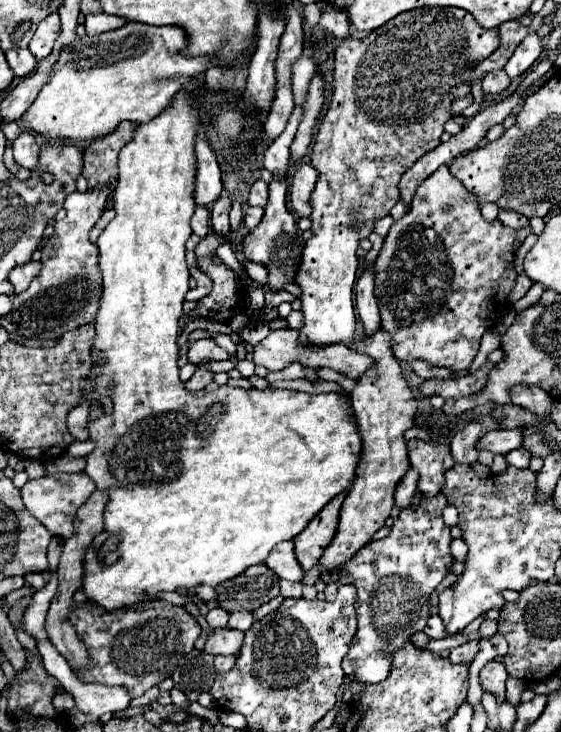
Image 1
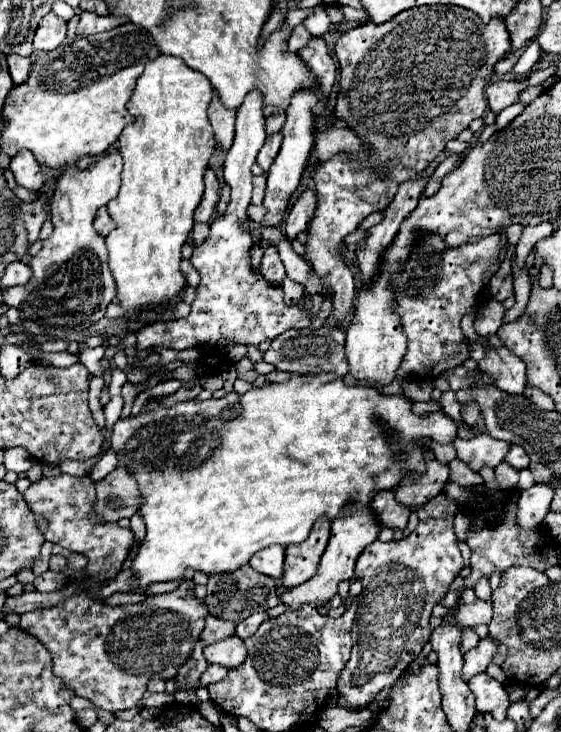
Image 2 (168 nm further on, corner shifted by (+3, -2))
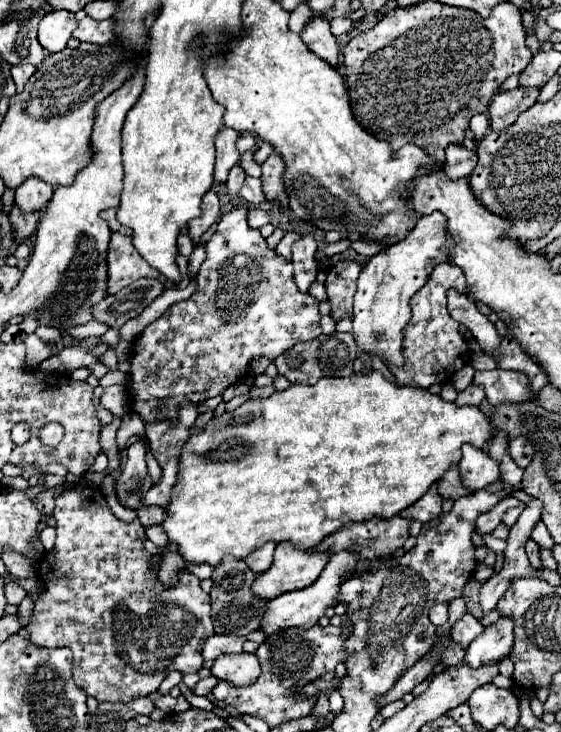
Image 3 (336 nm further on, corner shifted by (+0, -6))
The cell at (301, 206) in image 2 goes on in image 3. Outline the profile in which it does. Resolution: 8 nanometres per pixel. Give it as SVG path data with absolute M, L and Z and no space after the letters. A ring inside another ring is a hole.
M303 236L299 242L293 244L293 266L295 266L295 284L299 288L299 292L307 292L309 286L315 282L317 278L317 260L315 260L315 252L317 252L317 242L313 236Z

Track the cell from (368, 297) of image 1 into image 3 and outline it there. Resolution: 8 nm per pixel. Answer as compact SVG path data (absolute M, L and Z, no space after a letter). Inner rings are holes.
M357 240L357 242L351 242L351 248L361 254L361 256L375 256L379 252L379 244L373 244L373 242L363 242L363 240Z

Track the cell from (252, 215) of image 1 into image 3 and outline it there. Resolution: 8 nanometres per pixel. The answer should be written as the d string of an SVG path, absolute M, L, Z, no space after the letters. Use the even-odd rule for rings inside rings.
M249 208L249 212L247 212L247 222L251 228L261 228L261 226L269 224L269 220L271 220L269 214L261 208Z

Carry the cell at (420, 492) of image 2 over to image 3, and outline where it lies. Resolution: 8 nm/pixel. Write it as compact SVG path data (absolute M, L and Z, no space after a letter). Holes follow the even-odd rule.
M433 484L431 488L429 488L429 492L421 498L421 500L417 500L413 506L409 506L409 508L405 508L403 512L401 512L401 516L403 518L407 518L407 520L419 520L419 522L431 522L431 520L435 520L439 514L441 514L441 496L439 496L439 492L437 492L437 484Z

